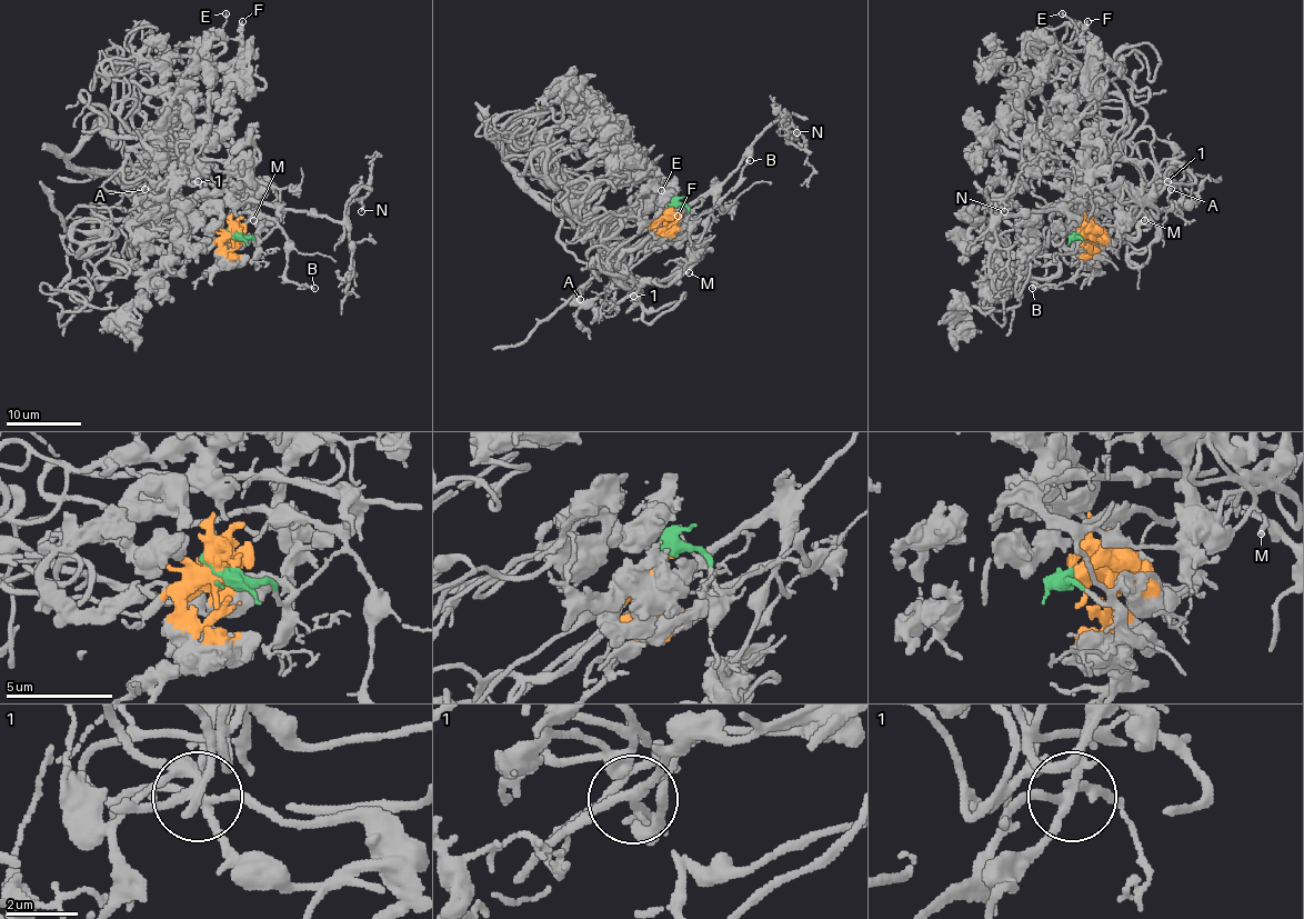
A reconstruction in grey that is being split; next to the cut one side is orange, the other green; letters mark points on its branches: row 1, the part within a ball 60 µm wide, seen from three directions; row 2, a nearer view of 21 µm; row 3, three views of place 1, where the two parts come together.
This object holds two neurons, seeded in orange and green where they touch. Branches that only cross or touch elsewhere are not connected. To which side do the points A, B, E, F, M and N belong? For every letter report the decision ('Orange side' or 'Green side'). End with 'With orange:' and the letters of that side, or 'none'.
A: Green side
B: Green side
E: Orange side
F: Orange side
M: Orange side
N: Green side
With orange: E, F, M

